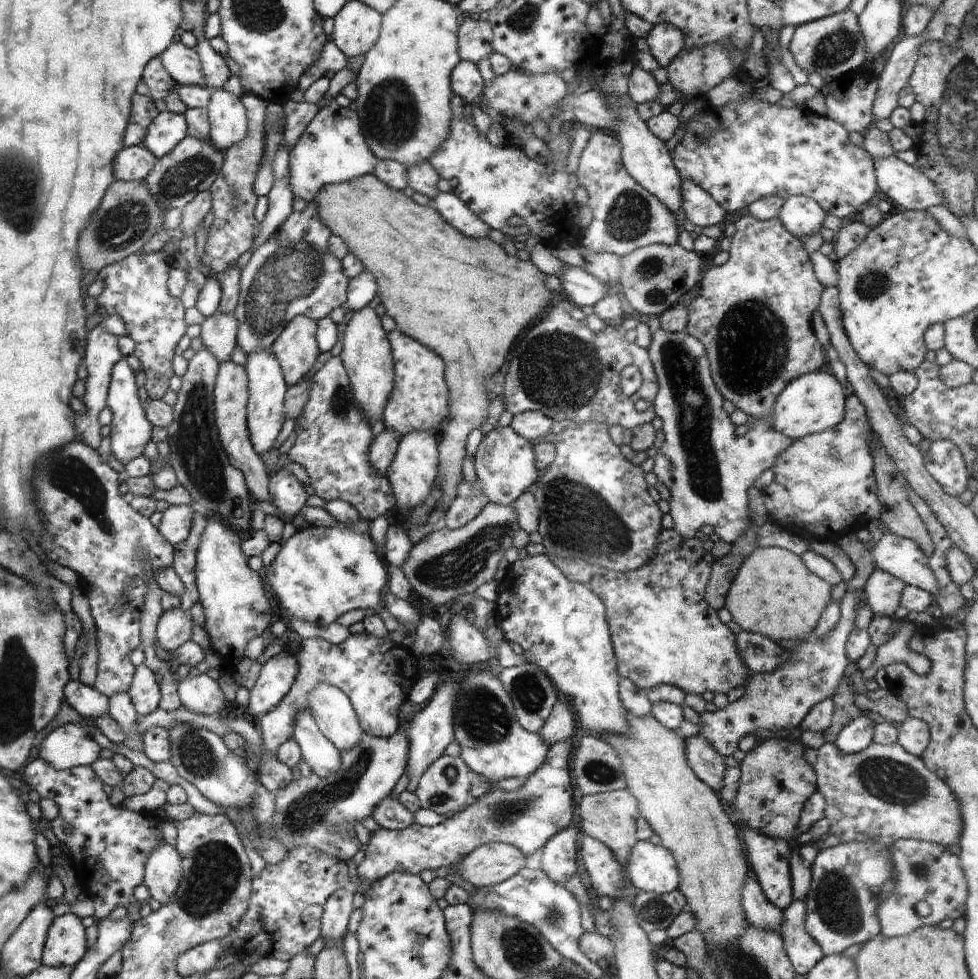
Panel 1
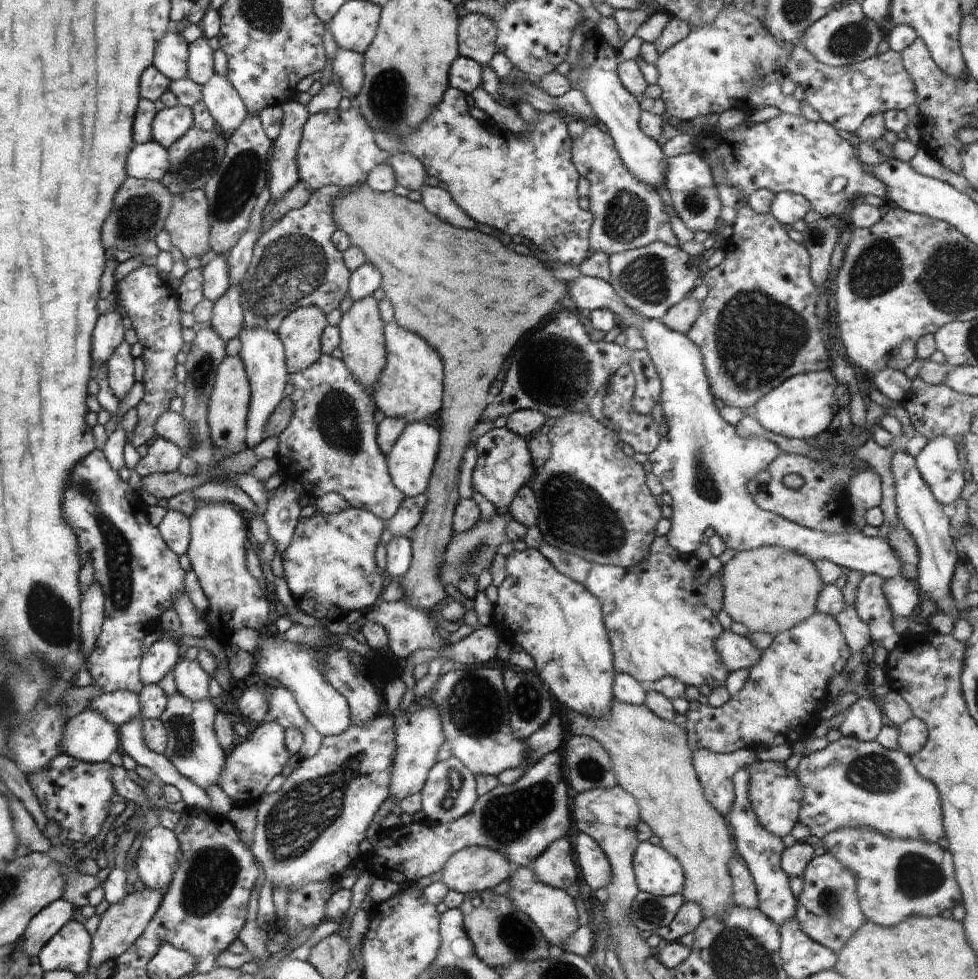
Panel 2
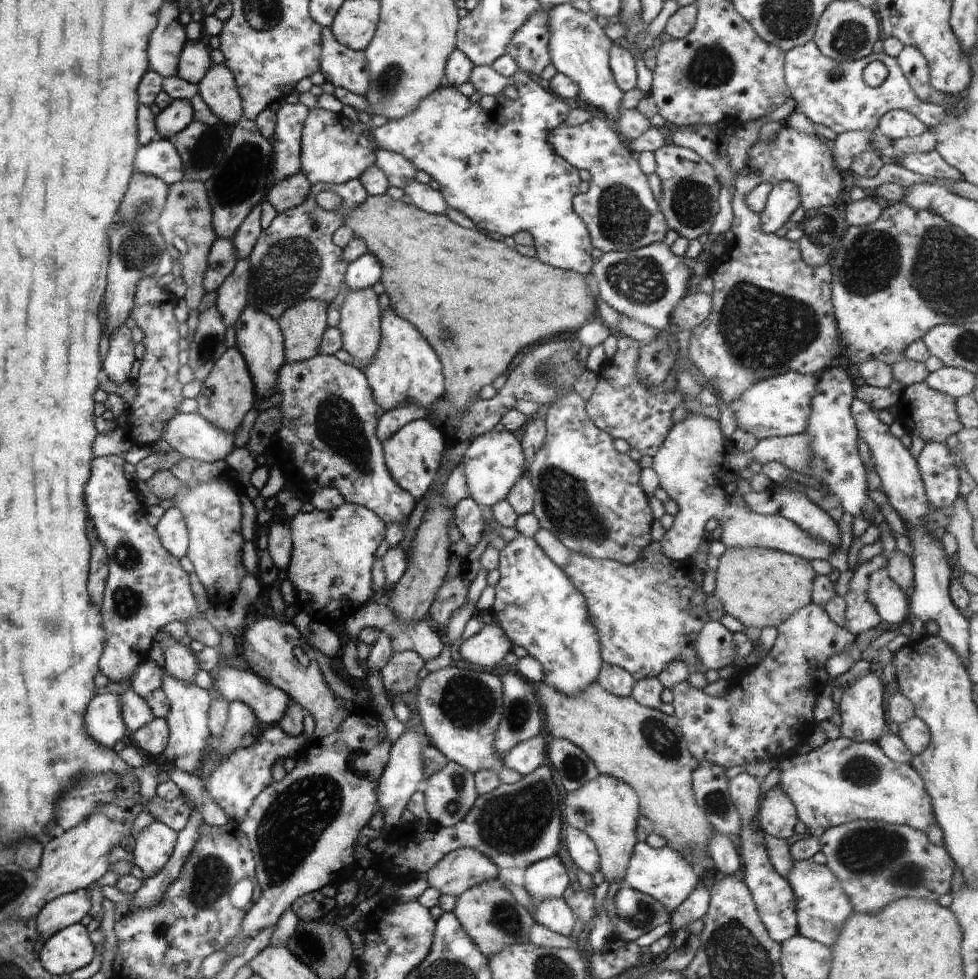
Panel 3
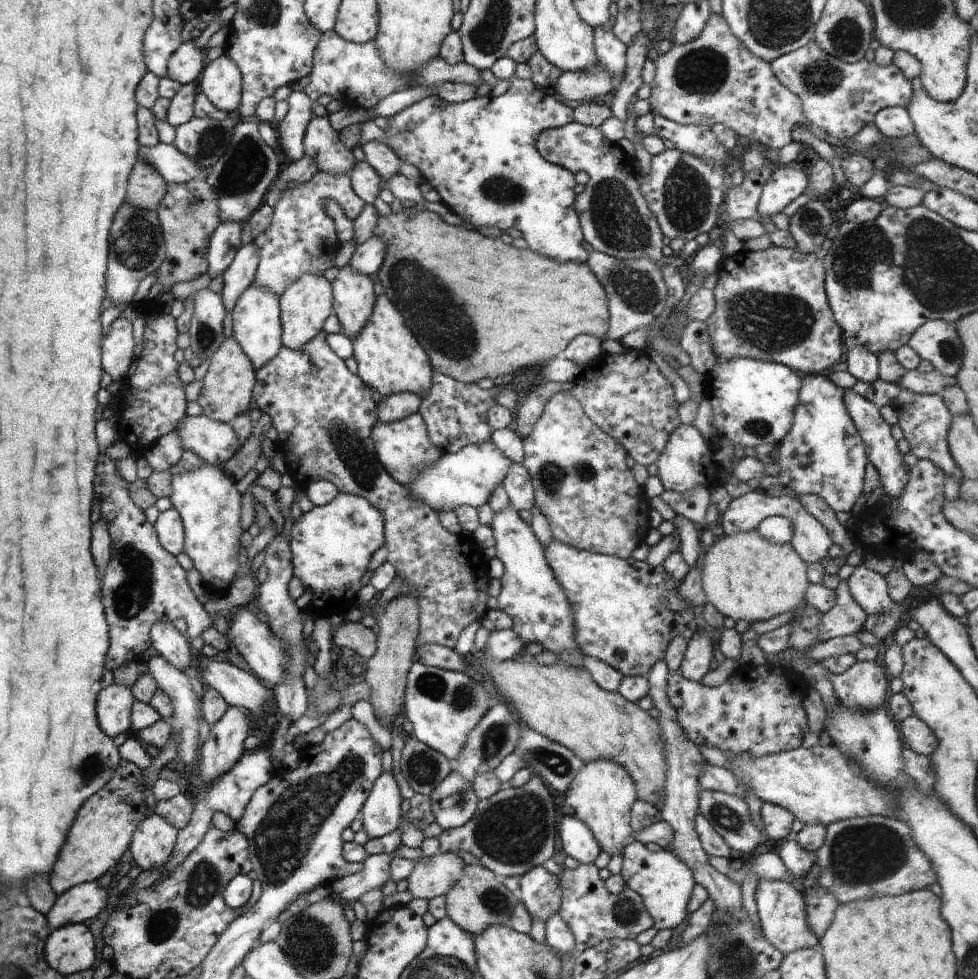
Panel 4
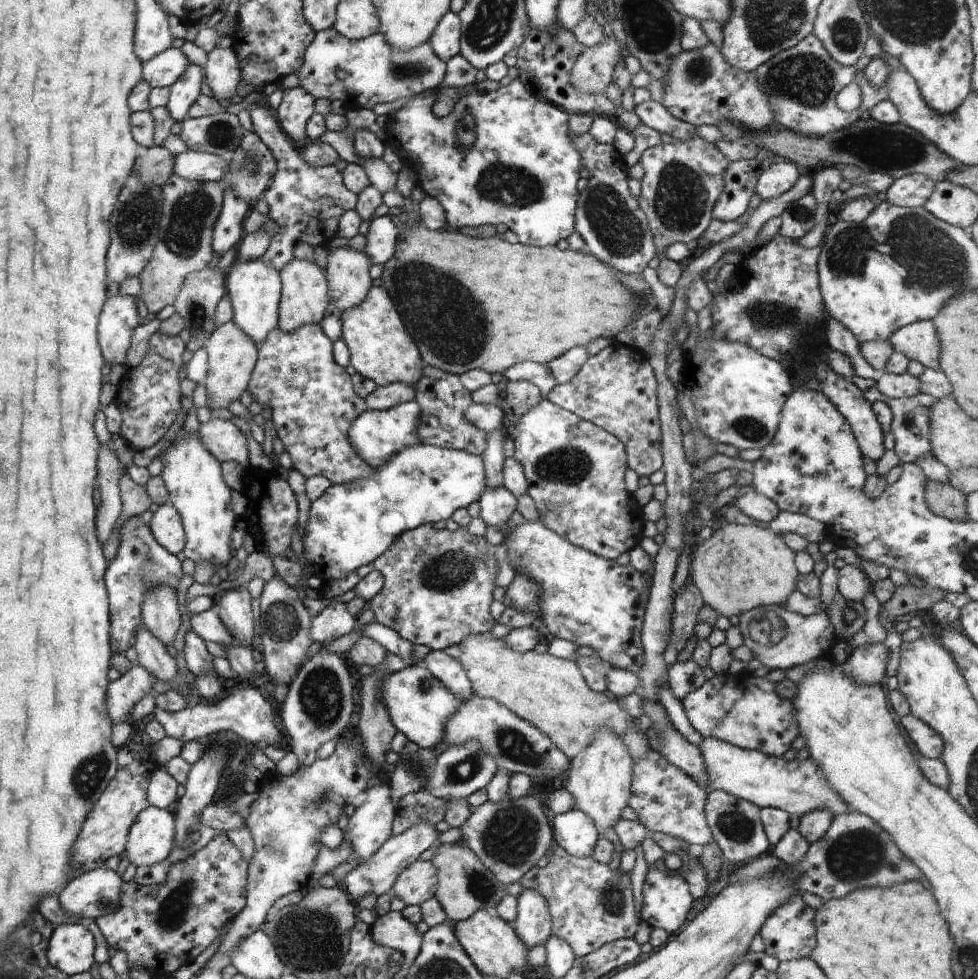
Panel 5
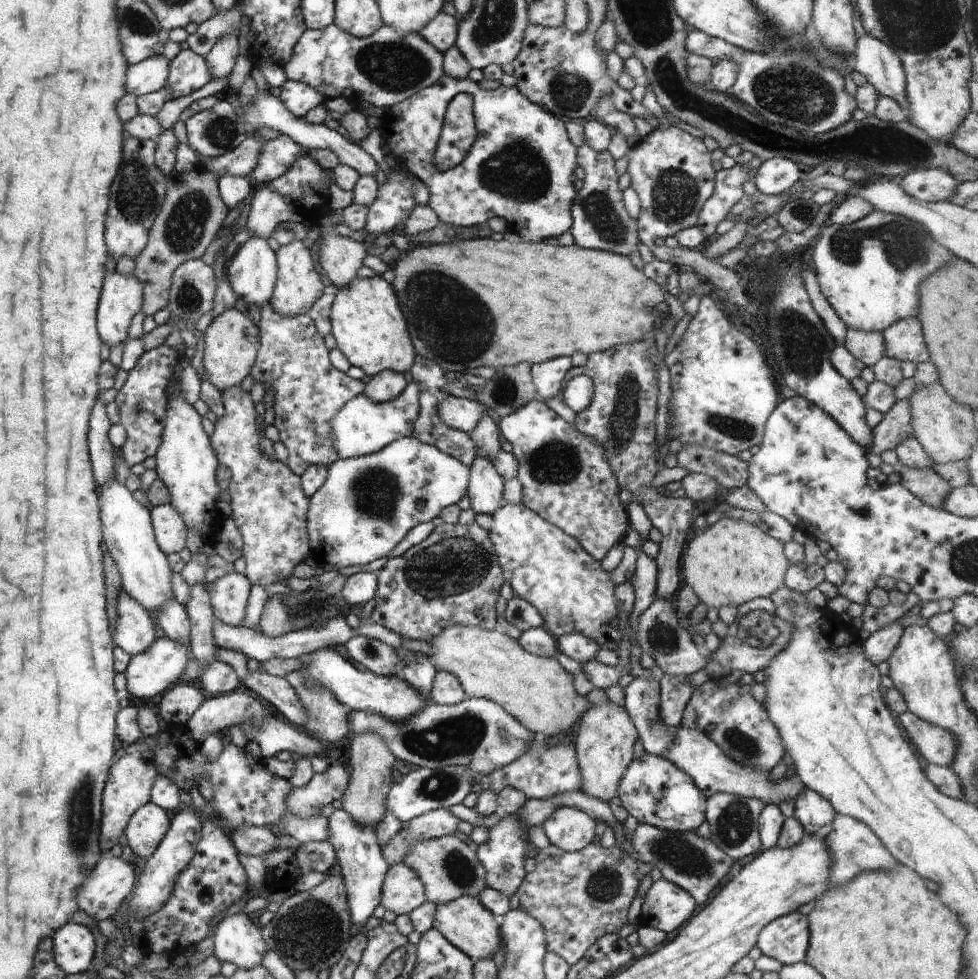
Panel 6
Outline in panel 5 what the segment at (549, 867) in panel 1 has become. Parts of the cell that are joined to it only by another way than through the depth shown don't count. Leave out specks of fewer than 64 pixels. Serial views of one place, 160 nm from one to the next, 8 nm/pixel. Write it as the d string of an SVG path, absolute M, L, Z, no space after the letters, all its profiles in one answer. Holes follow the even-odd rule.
M524 889L517 898L517 917L512 928L529 946L544 944L551 932L551 914L545 895L534 889Z

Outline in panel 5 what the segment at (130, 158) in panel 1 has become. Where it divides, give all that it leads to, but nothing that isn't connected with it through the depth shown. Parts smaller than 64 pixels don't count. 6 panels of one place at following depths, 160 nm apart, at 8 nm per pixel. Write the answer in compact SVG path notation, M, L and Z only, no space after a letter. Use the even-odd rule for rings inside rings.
M191 151L175 155L174 172L189 181L220 181L229 167L228 158Z

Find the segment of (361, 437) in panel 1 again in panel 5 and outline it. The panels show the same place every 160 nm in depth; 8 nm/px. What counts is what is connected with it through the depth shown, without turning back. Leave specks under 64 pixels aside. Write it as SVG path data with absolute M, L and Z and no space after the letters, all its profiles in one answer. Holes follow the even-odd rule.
M304 325L292 333L285 333L278 328L268 335L257 351L258 360L247 391L254 402L272 410L277 437L282 440L285 451L292 460L293 470L298 470L306 479L324 475L332 485L346 484L374 475L375 468L361 459L351 445L348 434L352 421L368 410L367 402L354 392L351 376L334 360L333 342L324 334L322 327ZM426 523L404 531L373 562L375 569L384 575L382 590L367 604L374 611L374 621L392 628L412 644L424 644L437 651L460 644L471 635L487 634L496 624L490 615L492 591L497 586L497 560L493 548L486 538L472 536L464 527L452 532L436 529L432 523Z

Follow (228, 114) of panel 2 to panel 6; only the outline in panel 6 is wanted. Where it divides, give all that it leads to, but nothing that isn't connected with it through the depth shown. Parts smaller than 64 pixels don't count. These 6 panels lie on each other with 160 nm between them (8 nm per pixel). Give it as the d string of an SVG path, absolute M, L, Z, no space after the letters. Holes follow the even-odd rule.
M230 33L229 35L224 35L219 41L216 41L216 44L205 56L207 65L210 67L211 78L229 77L234 64L236 64L238 55L238 35Z

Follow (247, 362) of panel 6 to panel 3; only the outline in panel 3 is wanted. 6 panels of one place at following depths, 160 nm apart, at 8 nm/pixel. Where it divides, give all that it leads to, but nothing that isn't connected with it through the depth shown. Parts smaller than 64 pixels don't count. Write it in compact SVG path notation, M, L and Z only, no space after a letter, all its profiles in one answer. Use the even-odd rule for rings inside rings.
M228 347L195 400L196 411L203 415L212 426L225 433L236 434L245 414L255 407L257 401L254 383L246 361L236 347Z

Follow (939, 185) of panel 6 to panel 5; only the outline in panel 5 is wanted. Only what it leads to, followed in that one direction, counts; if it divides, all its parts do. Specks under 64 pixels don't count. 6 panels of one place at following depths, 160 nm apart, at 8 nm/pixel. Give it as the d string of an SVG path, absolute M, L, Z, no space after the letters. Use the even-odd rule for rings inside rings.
M920 173L906 175L895 179L881 198L899 207L922 207L935 184Z

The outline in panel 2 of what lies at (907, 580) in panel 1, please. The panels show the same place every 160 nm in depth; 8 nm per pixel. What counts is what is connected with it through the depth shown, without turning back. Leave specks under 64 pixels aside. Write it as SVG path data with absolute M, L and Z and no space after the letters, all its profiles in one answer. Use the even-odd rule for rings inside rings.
M578 276L568 284L568 293L578 309L612 309L618 324L638 327L646 341L644 348L661 380L661 393L656 401L662 406L663 418L668 424L666 436L659 440L648 460L652 464L652 473L659 478L665 492L672 496L671 529L666 536L673 549L694 553L705 541L704 530L712 526L727 548L737 551L776 545L800 553L812 562L829 560L863 575L878 575L883 579L902 576L902 561L884 537L867 537L861 532L831 535L813 531L761 509L754 502L746 483L756 478L760 470L766 470L782 451L776 443L764 437L743 439L736 433L734 425L722 419L719 410L713 406L715 396L705 373L702 353L694 341L685 334L670 330L660 320L642 320L631 314L612 285L599 277Z

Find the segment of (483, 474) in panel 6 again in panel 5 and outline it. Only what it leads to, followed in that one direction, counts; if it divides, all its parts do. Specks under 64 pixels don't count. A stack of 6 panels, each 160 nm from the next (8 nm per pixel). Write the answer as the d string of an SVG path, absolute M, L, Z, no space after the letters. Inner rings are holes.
M486 488L478 500L481 508L481 519L492 528L502 530L504 538L508 537L513 528L508 526L508 520L517 510L517 498L504 488Z

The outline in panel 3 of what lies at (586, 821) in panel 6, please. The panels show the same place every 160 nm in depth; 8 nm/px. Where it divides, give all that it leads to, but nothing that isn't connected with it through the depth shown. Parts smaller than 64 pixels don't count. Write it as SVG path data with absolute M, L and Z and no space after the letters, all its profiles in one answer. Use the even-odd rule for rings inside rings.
M570 826L564 838L574 864L591 876L596 874L601 860L594 841L585 832Z

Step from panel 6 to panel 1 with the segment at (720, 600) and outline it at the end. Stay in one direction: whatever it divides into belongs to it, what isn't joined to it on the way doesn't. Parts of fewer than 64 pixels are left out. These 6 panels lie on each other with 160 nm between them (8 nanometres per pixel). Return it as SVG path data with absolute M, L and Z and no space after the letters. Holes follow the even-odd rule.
M756 547L739 566L728 591L725 607L743 631L761 634L773 641L783 638L796 640L816 628L822 613L833 602L830 591L831 585L808 570L797 554L780 547Z

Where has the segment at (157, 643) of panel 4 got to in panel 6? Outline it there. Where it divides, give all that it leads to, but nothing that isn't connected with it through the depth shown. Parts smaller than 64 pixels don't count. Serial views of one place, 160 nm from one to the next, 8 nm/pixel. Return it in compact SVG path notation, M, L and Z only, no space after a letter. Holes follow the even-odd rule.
M113 479L106 487L101 487L101 514L103 535L122 579L121 586L136 602L144 606L149 613L158 613L174 599L172 572L168 568L163 549L155 538L151 511L134 499L123 483Z

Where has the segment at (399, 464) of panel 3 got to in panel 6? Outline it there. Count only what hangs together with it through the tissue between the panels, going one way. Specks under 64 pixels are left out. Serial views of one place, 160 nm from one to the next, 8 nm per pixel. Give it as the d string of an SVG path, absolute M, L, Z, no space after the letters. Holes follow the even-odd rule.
M410 379L403 392L393 401L375 403L363 394L348 401L331 422L334 446L338 456L349 459L371 455L381 451L396 439L412 437L413 424L418 418L421 407L419 398L419 384Z

